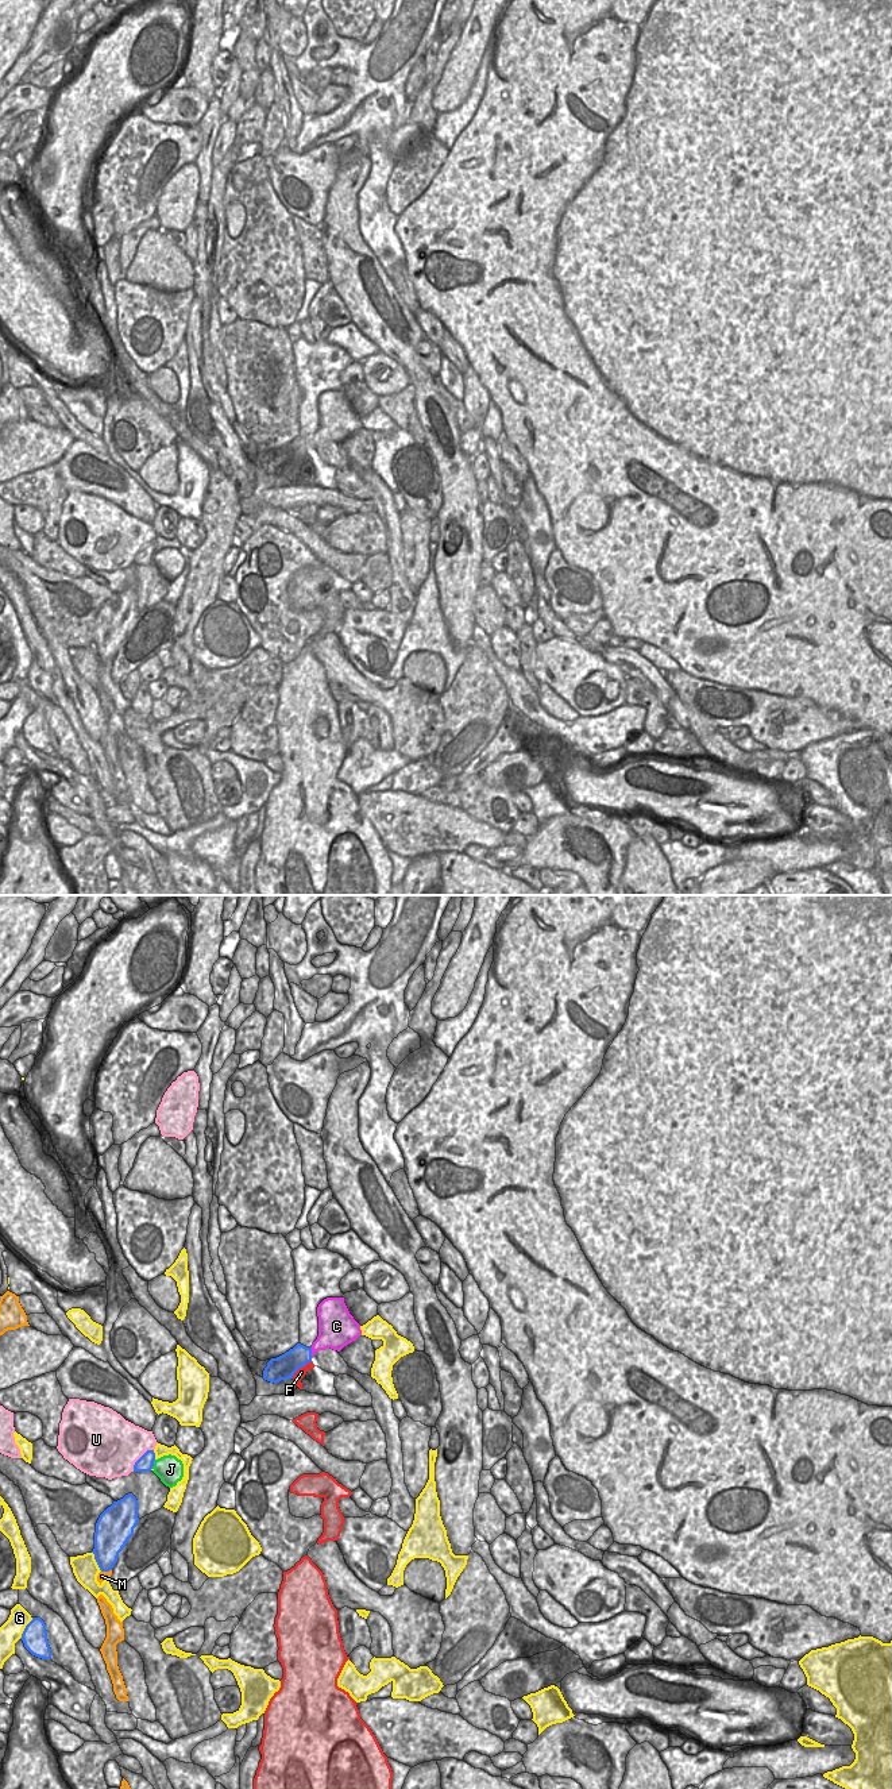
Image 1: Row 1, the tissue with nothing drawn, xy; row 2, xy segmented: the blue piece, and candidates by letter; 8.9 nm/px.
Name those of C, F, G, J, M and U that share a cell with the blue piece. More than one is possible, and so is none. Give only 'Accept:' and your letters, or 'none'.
Accept: C

